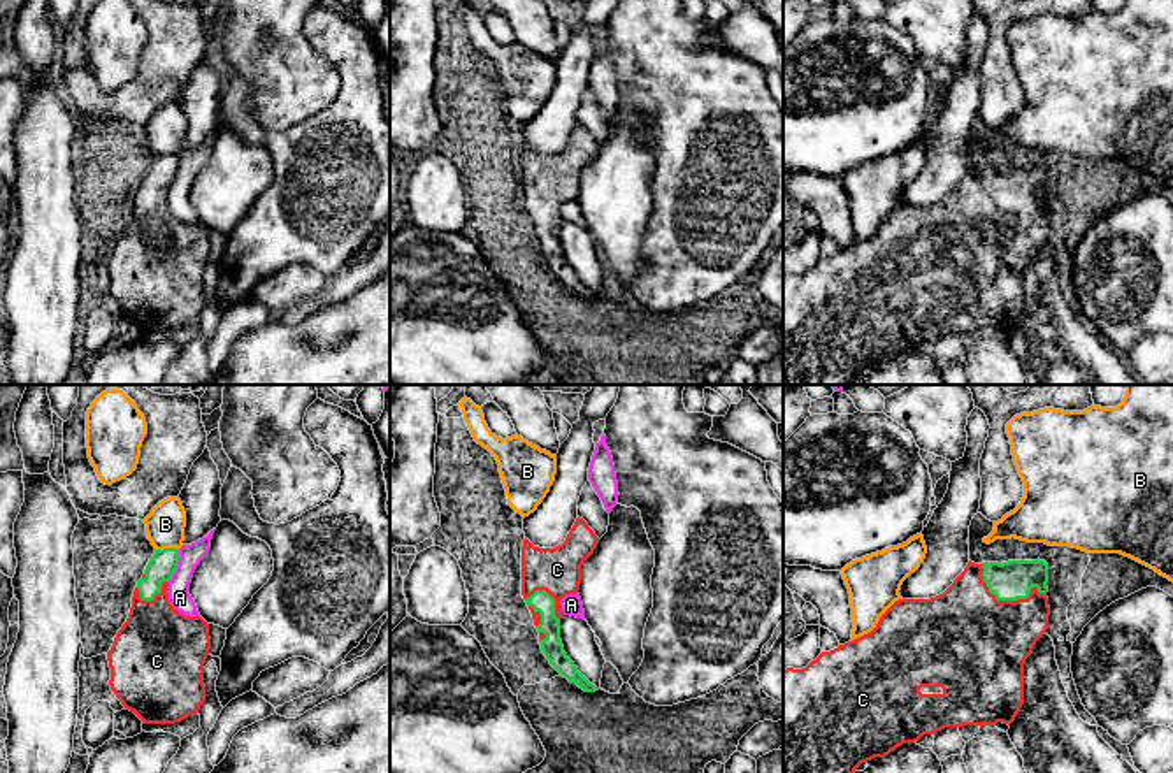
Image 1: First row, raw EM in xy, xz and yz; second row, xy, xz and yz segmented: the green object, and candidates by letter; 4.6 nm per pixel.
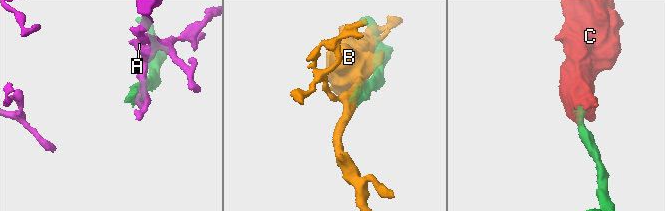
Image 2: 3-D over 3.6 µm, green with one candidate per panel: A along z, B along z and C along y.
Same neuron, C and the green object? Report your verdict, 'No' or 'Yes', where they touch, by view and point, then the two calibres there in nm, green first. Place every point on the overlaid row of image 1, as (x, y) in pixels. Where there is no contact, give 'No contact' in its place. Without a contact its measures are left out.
Yes. Touches green at yz (1007, 599). Thickness 180 nm (green) against 460 nm

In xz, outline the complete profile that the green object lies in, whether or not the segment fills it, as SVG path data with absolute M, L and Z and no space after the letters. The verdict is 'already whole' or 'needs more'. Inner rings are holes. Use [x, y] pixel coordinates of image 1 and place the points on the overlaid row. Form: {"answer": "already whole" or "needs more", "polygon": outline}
{"answer": "needs more", "polygon": "M576 518L565 541L555 548L534 546L527 538L522 546L522 596L539 632L539 645L550 664L585 692L599 690L564 652L560 639L560 601L578 594L581 566L594 553L599 538L583 518Z"}

